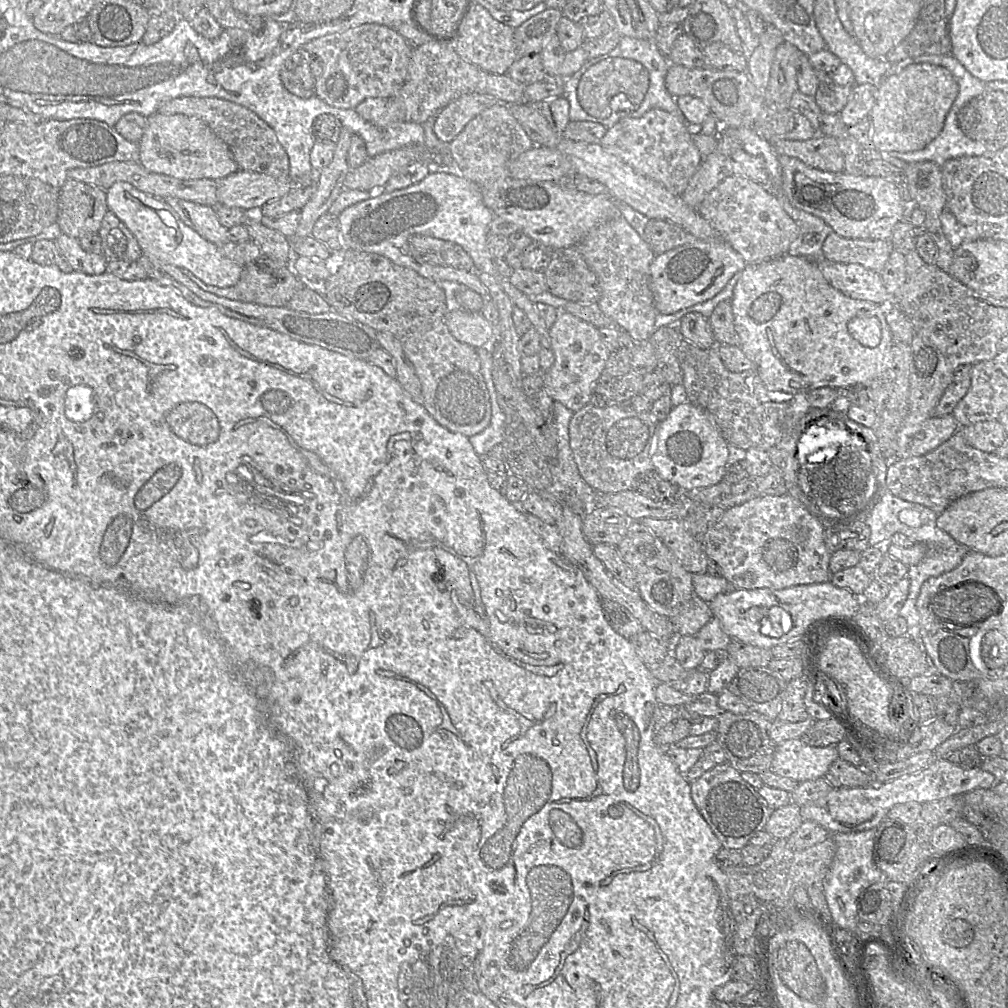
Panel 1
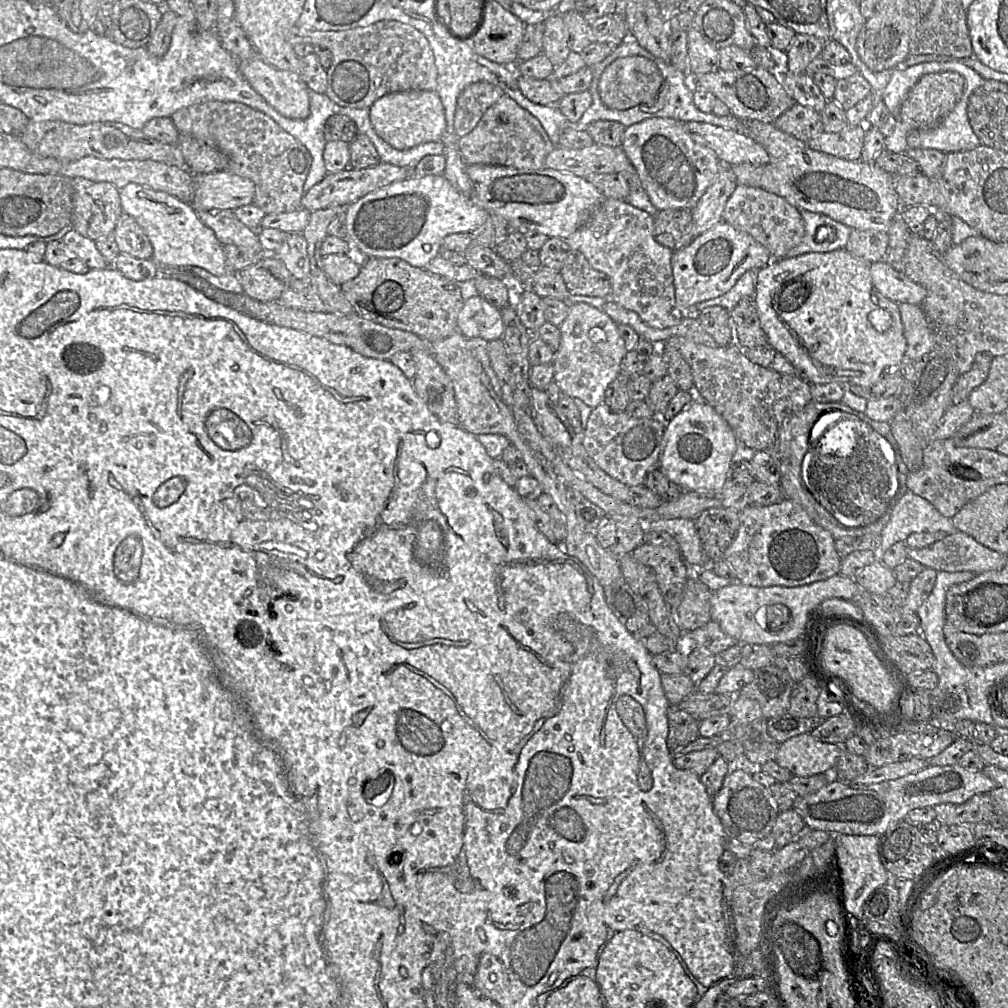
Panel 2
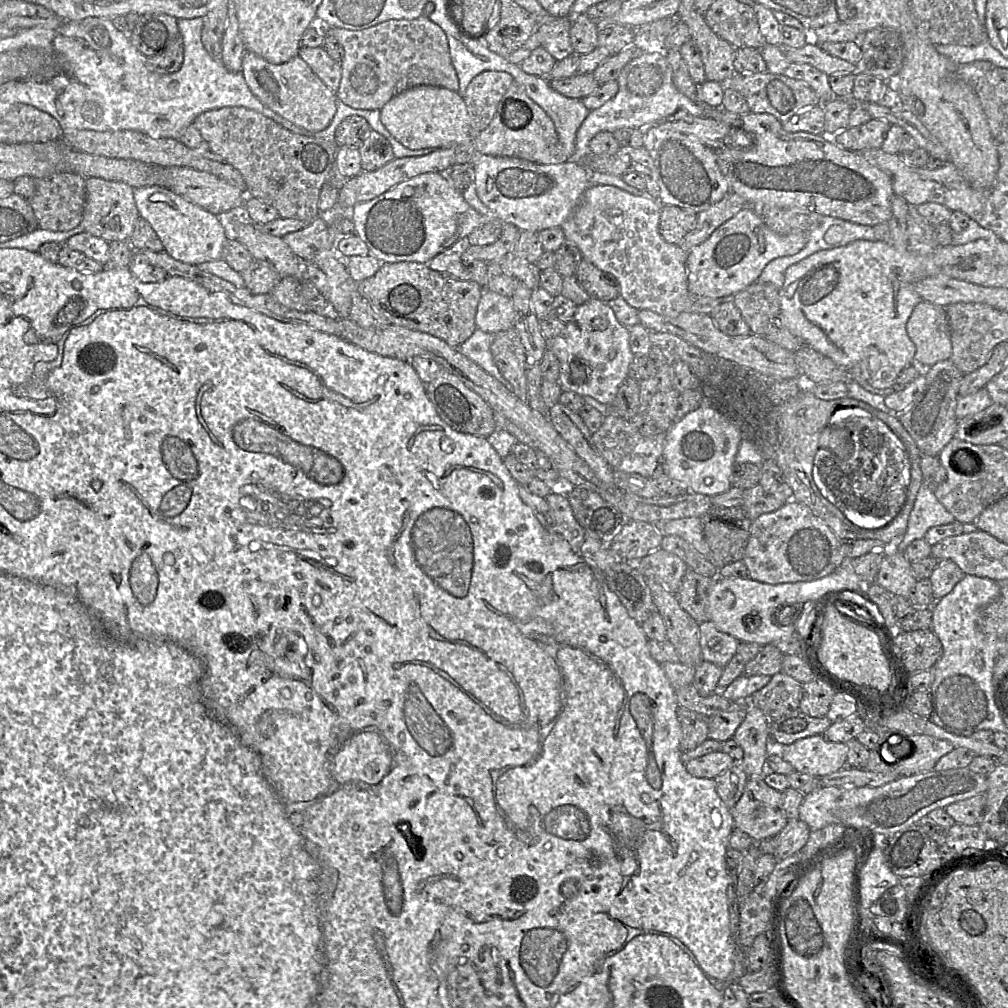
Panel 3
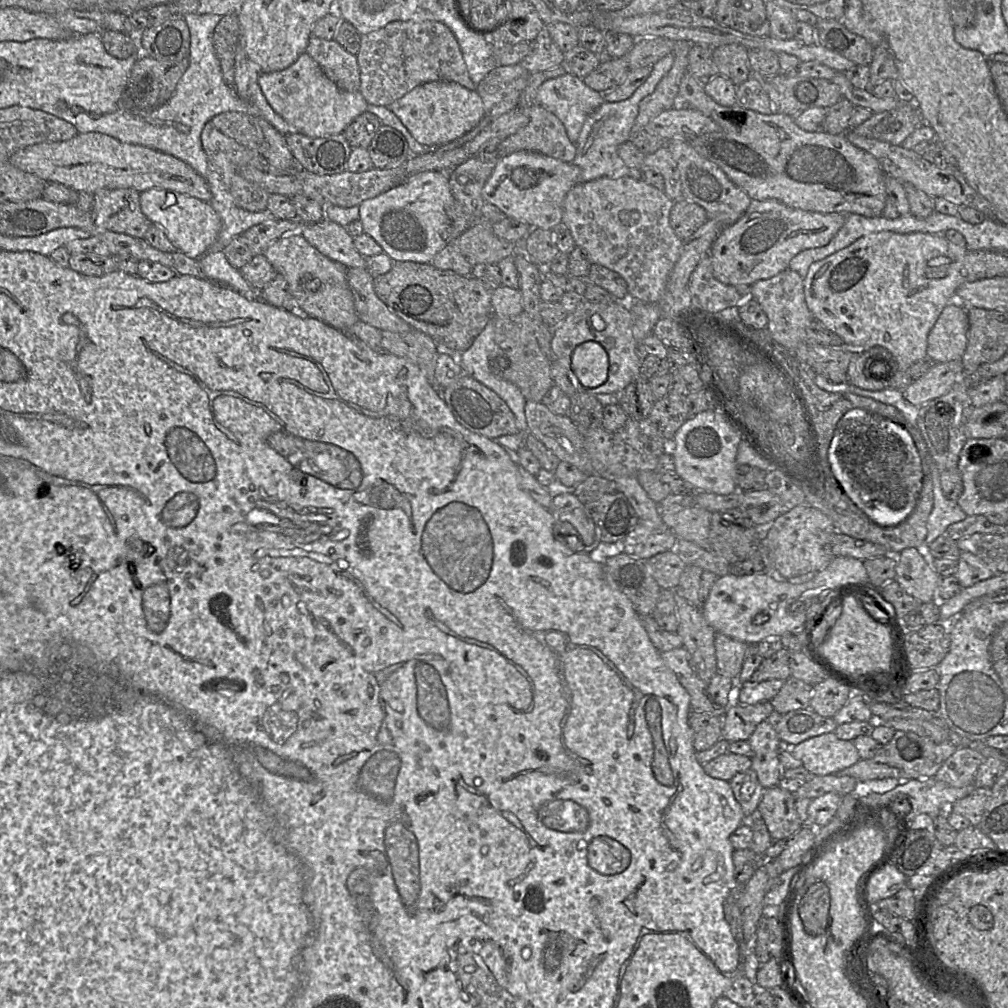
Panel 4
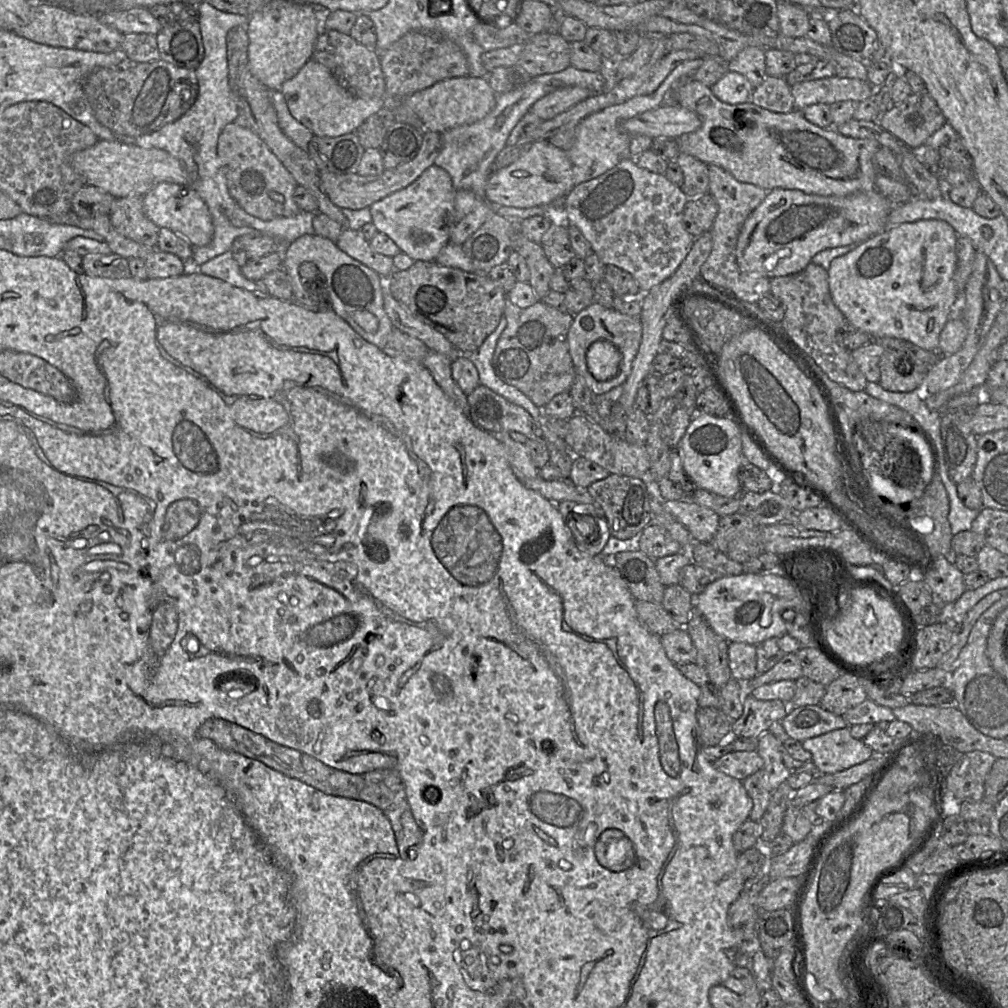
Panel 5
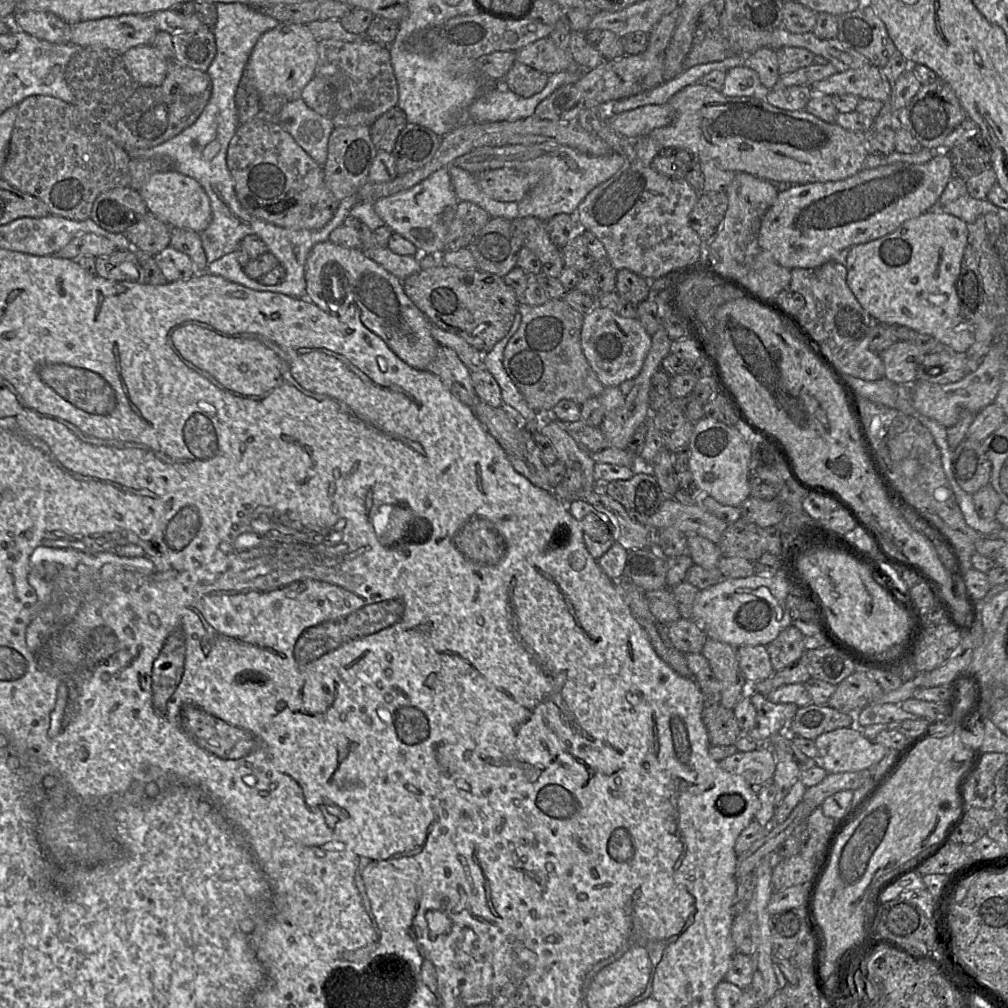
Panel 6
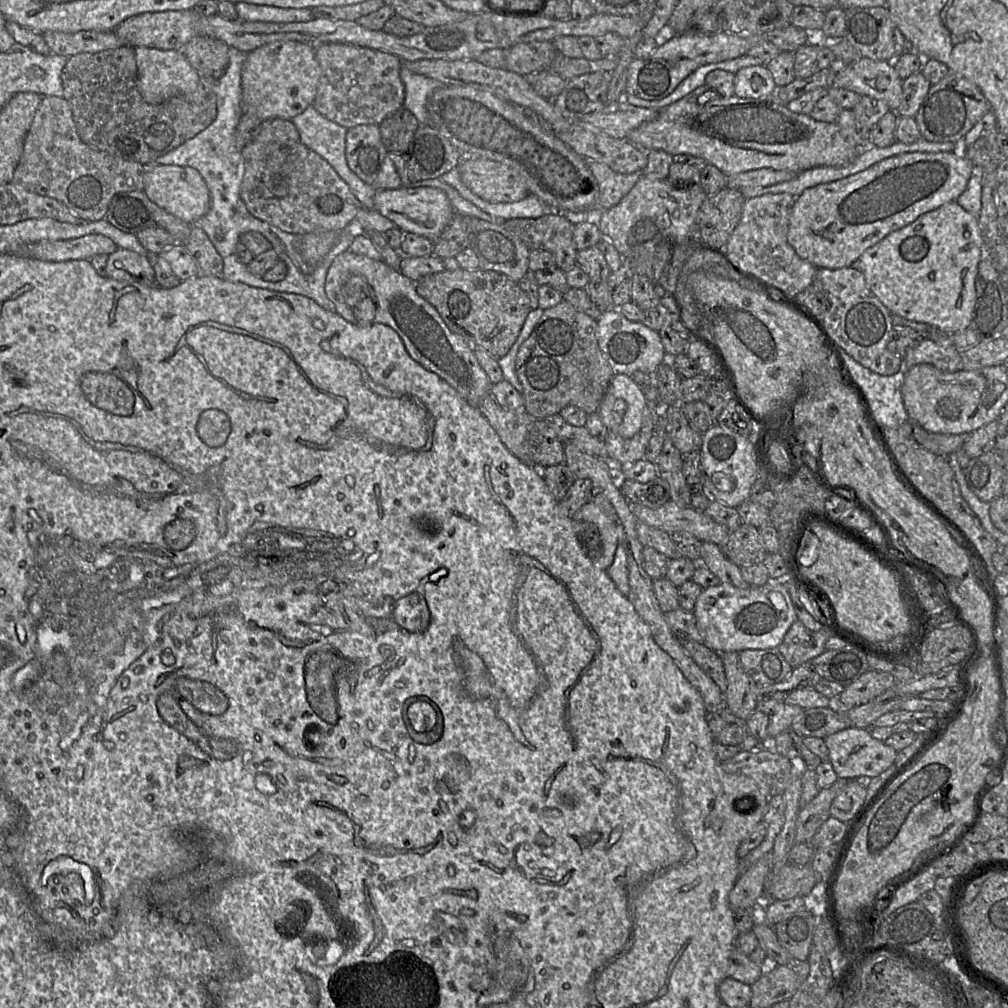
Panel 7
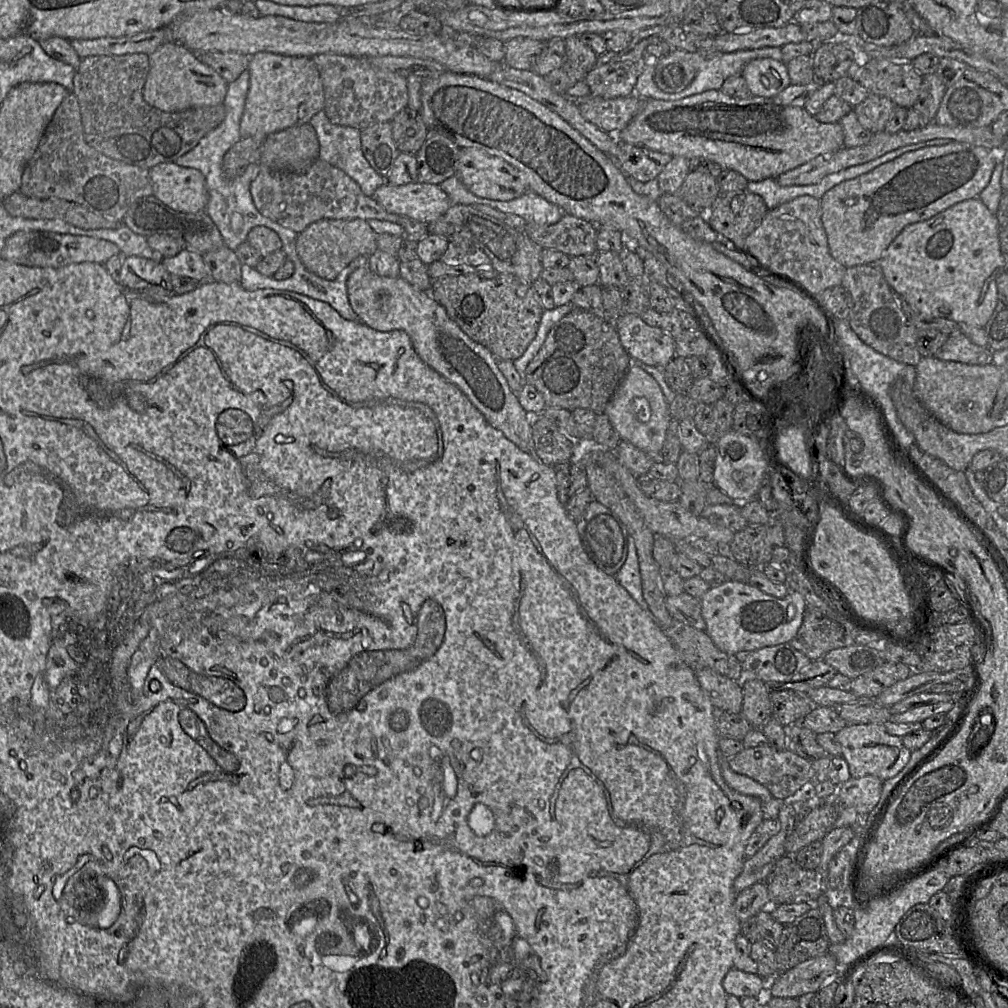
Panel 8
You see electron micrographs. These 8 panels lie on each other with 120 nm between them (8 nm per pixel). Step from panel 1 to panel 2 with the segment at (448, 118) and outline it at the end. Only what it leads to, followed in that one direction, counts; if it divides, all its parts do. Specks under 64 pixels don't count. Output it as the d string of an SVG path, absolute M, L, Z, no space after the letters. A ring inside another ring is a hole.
M488 82L468 85L459 95L455 109L453 129L458 137L471 132L485 111L498 101L503 90Z

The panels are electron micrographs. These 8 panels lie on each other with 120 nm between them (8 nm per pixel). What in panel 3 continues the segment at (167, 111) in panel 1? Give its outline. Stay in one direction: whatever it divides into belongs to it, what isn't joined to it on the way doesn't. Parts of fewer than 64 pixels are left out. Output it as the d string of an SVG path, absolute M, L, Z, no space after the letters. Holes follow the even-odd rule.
M225 107L203 112L195 118L192 125L208 143L209 151L221 156L242 174L249 197L259 198L272 205L281 218L312 222L320 216L320 188L332 169L336 174L335 157L339 146L335 141L293 133L262 114L244 107Z

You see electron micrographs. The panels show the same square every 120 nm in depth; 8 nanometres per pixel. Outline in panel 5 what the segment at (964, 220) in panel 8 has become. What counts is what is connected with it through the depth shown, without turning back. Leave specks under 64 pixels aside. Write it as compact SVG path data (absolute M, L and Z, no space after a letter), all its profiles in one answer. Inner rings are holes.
M920 220L883 231L835 258L827 269L829 290L847 324L875 340L896 338L925 350L938 351L939 337L948 320L963 318L963 309L957 310L958 291L954 281L958 237L955 229L945 221Z

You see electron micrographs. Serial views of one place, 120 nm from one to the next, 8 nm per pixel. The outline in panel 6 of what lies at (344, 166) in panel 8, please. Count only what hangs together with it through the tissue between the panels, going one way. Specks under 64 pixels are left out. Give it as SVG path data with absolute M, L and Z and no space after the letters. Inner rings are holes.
M297 99L282 104L277 122L313 160L321 166L325 163L328 140L335 129L330 118L319 115Z

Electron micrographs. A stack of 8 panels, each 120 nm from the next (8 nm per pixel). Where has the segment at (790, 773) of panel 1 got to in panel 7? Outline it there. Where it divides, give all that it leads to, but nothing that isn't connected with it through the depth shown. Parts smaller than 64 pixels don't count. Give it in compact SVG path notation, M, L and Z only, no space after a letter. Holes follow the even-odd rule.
M849 726L824 738L828 748L828 760L838 778L869 780L880 775L895 761L897 751L885 742L875 739L867 728Z

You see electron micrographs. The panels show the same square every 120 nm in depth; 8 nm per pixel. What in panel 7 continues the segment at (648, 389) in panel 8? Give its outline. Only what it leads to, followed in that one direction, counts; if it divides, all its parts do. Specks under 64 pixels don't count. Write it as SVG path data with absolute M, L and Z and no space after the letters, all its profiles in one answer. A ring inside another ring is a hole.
M615 374L597 414L609 432L632 438L641 427L647 400L644 391L626 374Z

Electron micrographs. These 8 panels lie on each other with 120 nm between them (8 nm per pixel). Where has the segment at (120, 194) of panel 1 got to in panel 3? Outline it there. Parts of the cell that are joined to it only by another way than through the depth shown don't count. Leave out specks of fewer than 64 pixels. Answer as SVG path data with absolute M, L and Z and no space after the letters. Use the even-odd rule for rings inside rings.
M162 186L134 188L134 200L140 218L146 220L161 240L164 251L186 264L199 265L221 259L227 241L225 223L198 205Z

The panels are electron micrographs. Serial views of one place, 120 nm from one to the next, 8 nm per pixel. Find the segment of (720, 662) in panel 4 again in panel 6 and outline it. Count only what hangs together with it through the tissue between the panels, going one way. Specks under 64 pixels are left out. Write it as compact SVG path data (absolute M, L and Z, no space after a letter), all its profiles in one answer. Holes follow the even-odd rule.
M764 645L738 647L737 660L748 684L764 680L775 672Z

